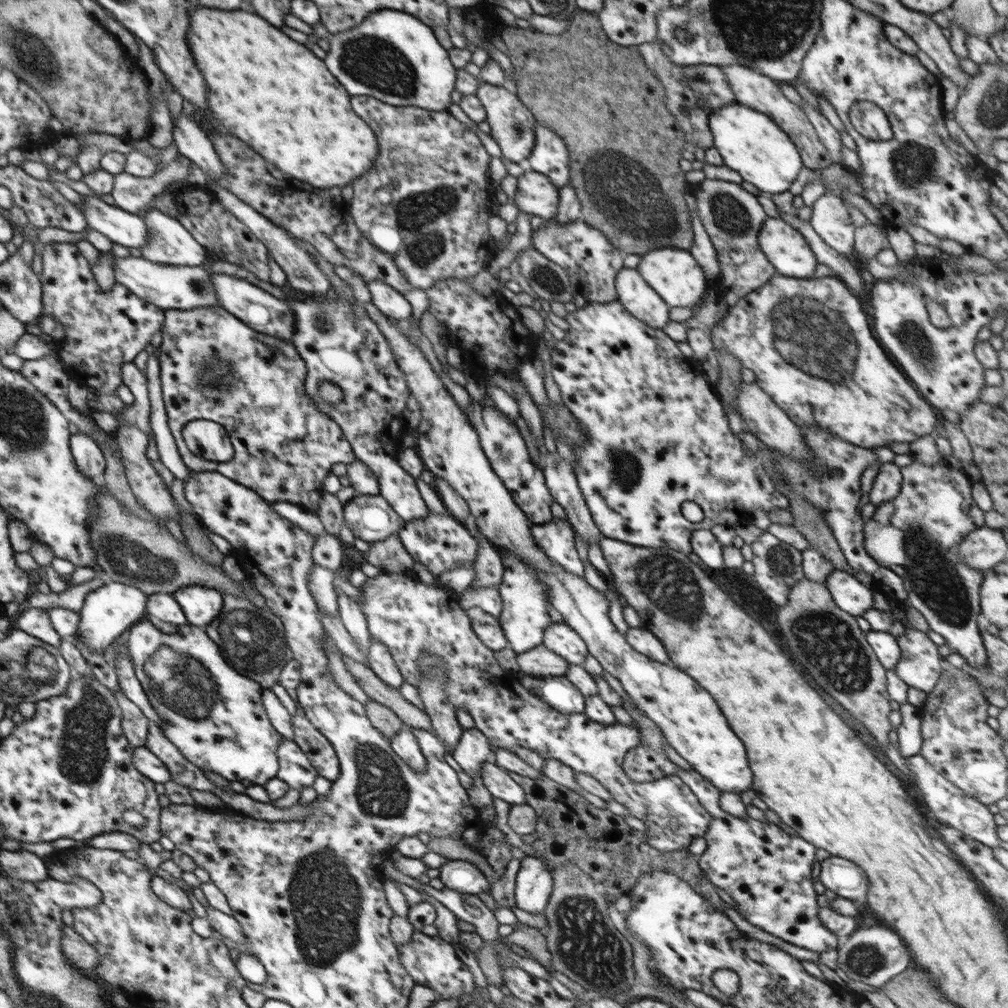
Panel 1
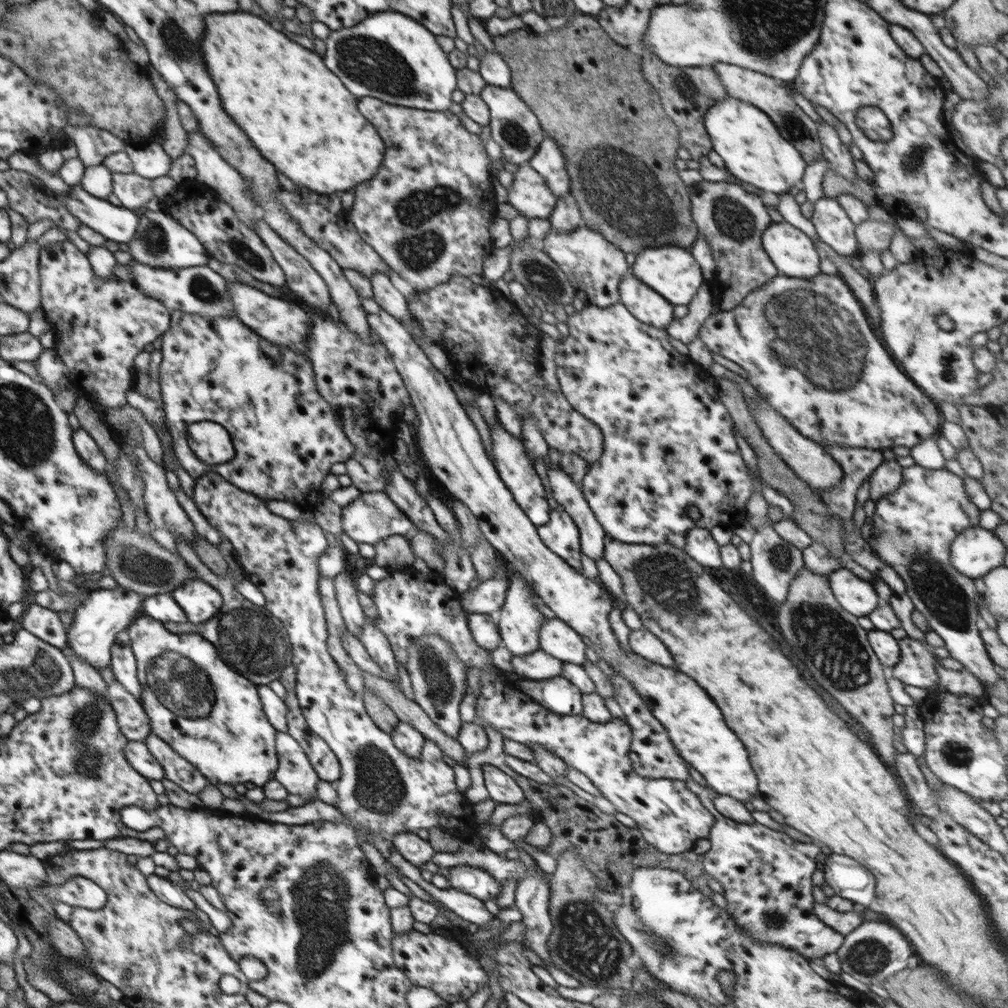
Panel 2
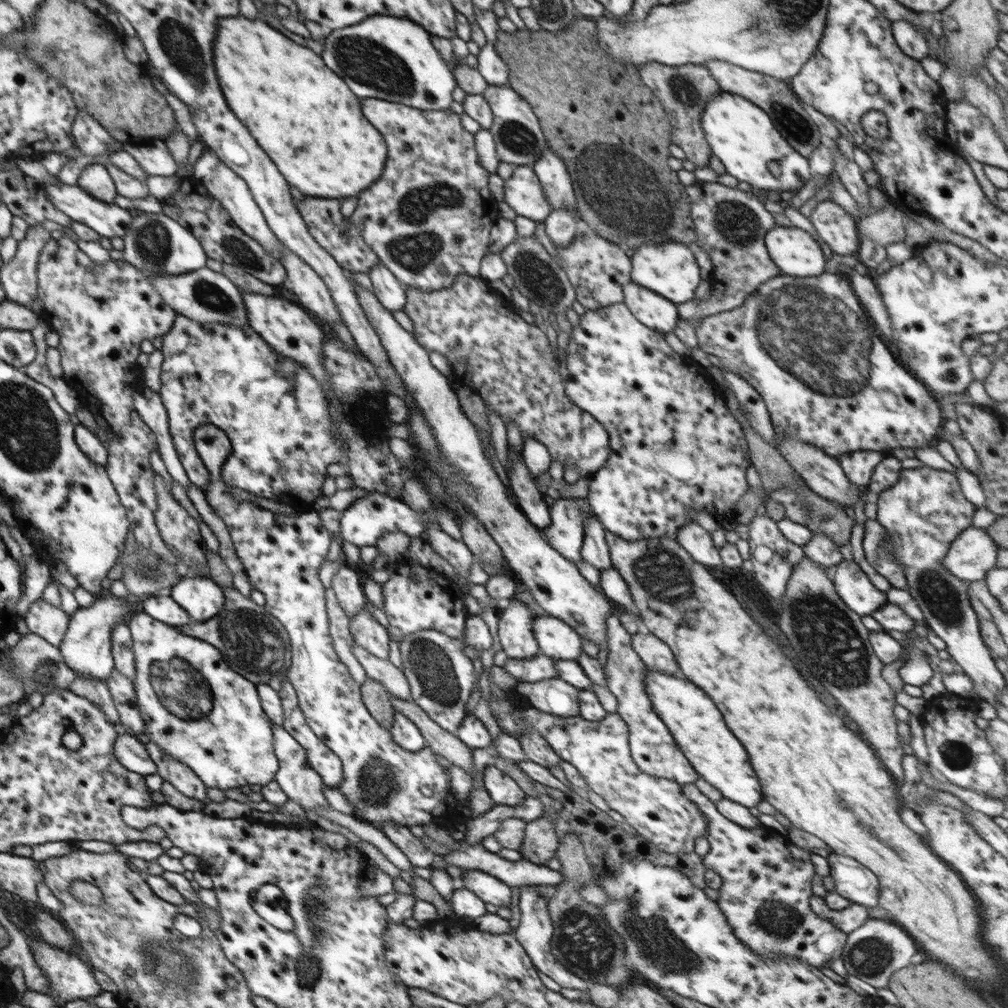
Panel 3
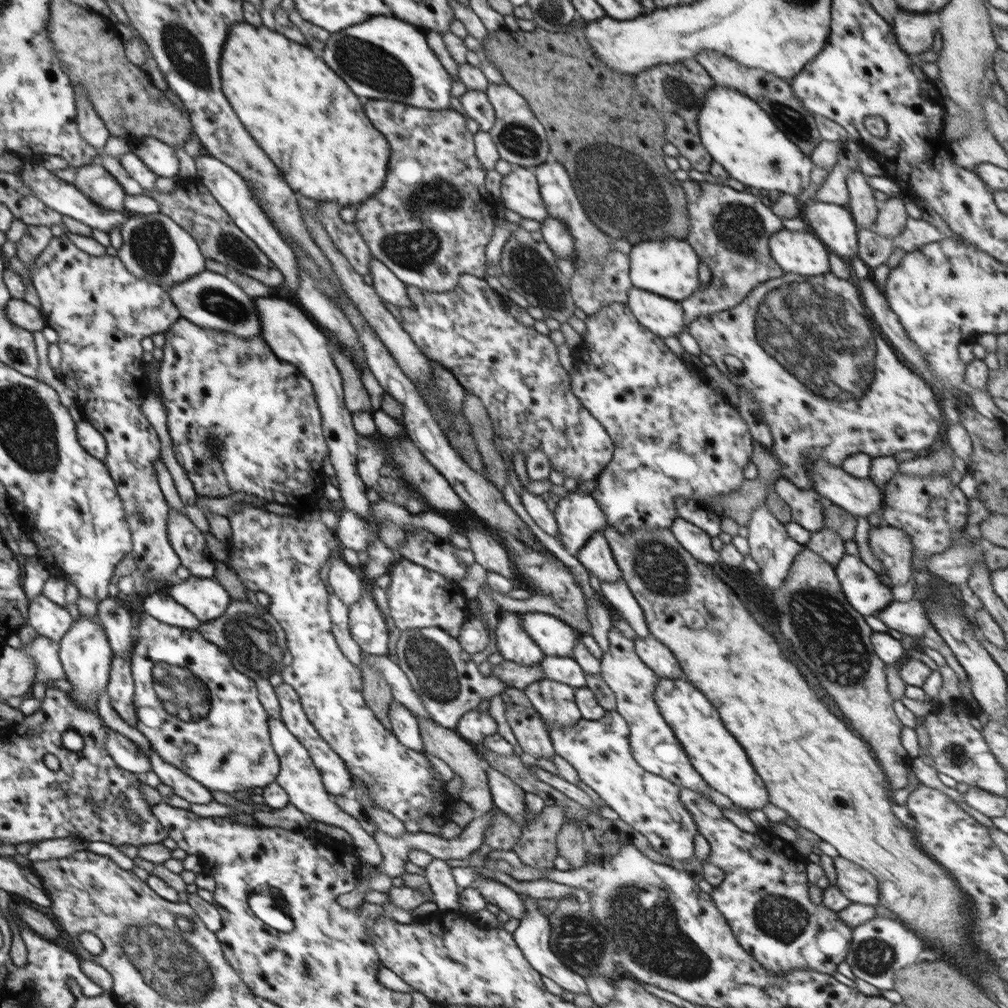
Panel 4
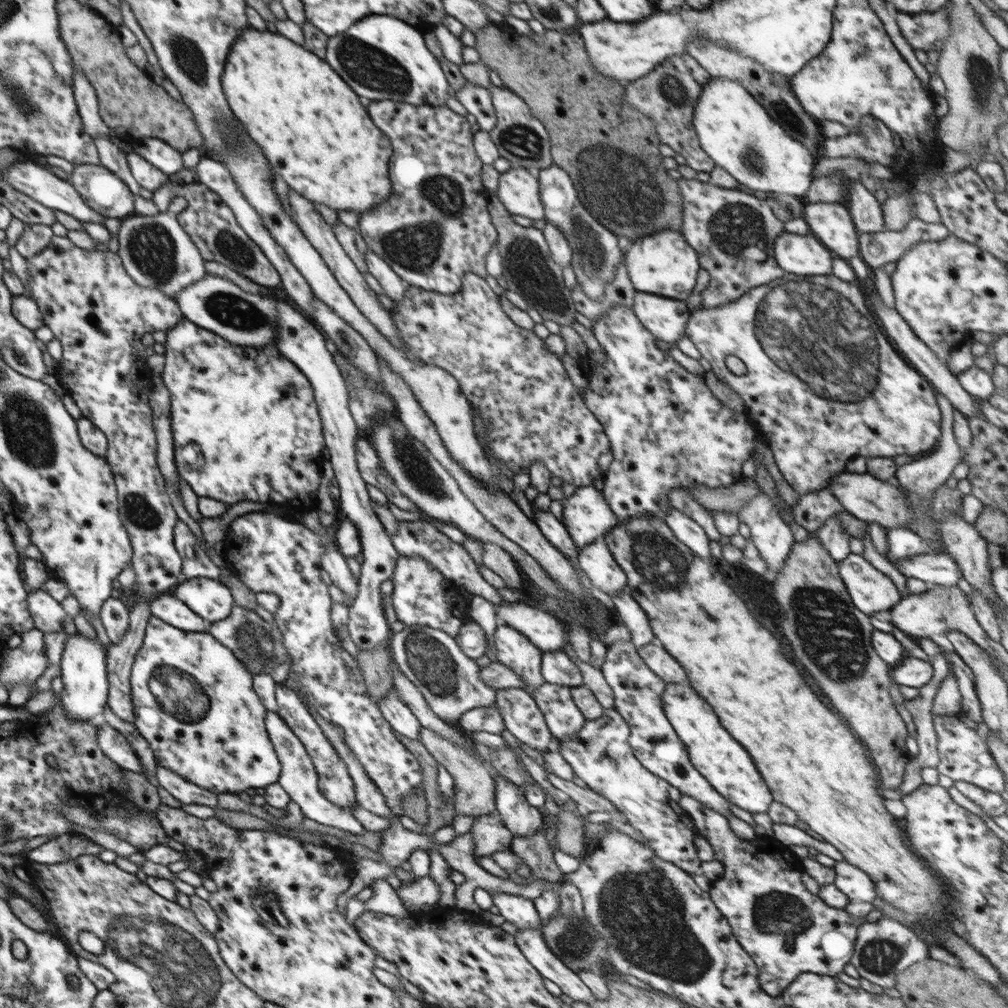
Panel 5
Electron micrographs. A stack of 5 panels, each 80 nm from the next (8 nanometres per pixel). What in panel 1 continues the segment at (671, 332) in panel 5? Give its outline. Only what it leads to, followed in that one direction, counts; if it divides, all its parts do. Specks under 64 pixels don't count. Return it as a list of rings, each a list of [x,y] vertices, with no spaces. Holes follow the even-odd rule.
[[[622,267],[615,280],[617,301],[621,302],[634,318],[654,329],[664,329],[669,321],[669,304],[640,276],[638,269]]]

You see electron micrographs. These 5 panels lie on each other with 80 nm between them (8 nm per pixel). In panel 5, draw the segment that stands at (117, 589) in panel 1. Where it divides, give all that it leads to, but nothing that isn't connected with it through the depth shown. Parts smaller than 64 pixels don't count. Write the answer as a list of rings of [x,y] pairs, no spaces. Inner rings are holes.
[[[78,631],[70,634],[64,645],[58,676],[63,682],[59,693],[65,714],[72,720],[92,720],[105,711],[109,682],[107,679],[108,652],[96,641],[84,637]]]

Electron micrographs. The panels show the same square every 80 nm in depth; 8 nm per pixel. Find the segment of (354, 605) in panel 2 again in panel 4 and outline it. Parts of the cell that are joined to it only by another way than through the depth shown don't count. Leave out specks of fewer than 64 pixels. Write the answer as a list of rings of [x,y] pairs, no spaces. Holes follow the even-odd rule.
[[[342,558],[330,560],[328,580],[333,594],[348,608],[360,602],[363,583],[355,570],[352,570]]]

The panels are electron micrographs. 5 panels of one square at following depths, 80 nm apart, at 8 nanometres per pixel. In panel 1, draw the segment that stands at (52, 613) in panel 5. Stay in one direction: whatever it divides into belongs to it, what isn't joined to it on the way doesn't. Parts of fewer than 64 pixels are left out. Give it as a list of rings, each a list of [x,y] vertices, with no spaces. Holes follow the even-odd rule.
[[[30,607],[22,612],[16,620],[16,628],[34,636],[35,639],[43,640],[51,646],[60,647],[62,637],[53,627],[53,622],[47,613],[47,609]]]

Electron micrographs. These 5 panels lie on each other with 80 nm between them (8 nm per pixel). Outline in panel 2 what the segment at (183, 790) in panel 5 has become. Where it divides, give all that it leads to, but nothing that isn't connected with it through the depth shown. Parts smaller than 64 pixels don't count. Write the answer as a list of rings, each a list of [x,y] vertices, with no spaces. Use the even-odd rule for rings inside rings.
[[[150,732],[144,742],[149,748],[150,754],[158,761],[158,764],[162,765],[165,777],[186,792],[198,795],[205,786],[210,784],[193,764],[176,754],[169,744],[166,744],[153,732]]]

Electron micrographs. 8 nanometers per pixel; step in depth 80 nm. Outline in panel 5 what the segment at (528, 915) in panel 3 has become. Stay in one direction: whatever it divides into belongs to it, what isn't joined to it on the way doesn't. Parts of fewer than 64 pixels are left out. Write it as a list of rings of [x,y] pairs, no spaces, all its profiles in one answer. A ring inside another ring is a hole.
[[[542,925],[537,928],[519,930],[515,934],[515,941],[522,954],[530,964],[543,976],[557,984],[562,993],[572,998],[573,1001],[590,1003],[593,999],[590,989],[573,970],[570,970],[548,948],[544,940]]]

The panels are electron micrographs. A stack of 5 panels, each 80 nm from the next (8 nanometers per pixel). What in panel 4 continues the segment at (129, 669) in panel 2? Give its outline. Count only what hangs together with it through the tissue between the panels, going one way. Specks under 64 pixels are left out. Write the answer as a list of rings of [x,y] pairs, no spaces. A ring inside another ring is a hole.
[[[107,597],[97,604],[97,614],[105,628],[113,656],[131,660],[132,612],[122,607],[121,598]]]

